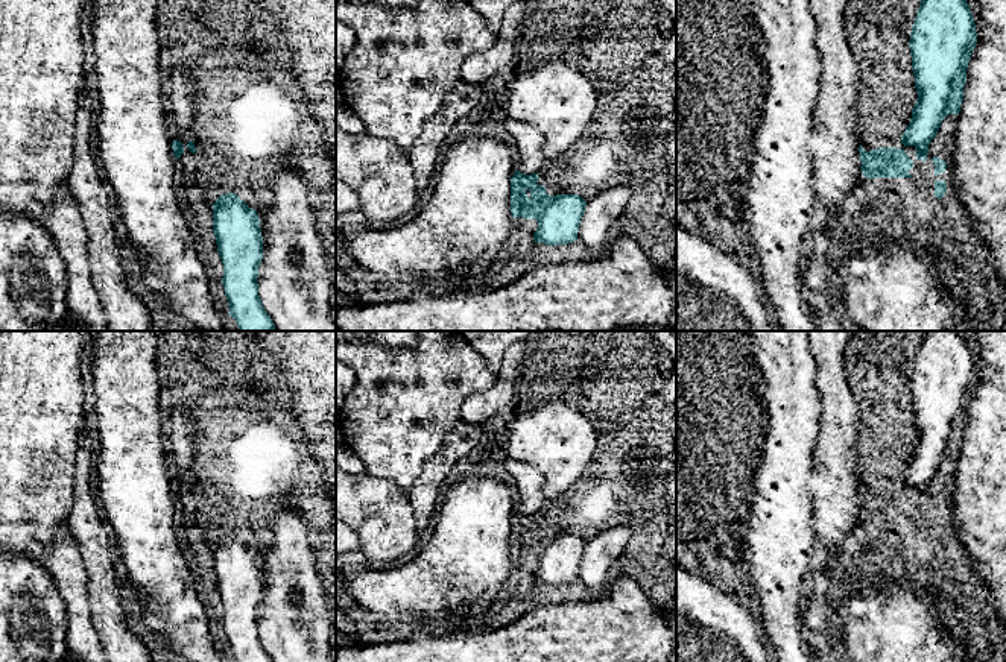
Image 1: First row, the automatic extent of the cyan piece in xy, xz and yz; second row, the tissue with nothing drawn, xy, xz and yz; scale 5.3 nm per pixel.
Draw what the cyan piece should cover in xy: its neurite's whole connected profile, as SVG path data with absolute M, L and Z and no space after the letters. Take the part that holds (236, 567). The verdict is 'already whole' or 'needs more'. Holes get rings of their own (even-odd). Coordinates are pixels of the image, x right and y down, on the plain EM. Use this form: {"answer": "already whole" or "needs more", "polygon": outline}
{"answer": "already whole", "polygon": "M236 533L219 536L211 547L228 654L236 662L272 662L258 635L263 575L257 551Z"}

